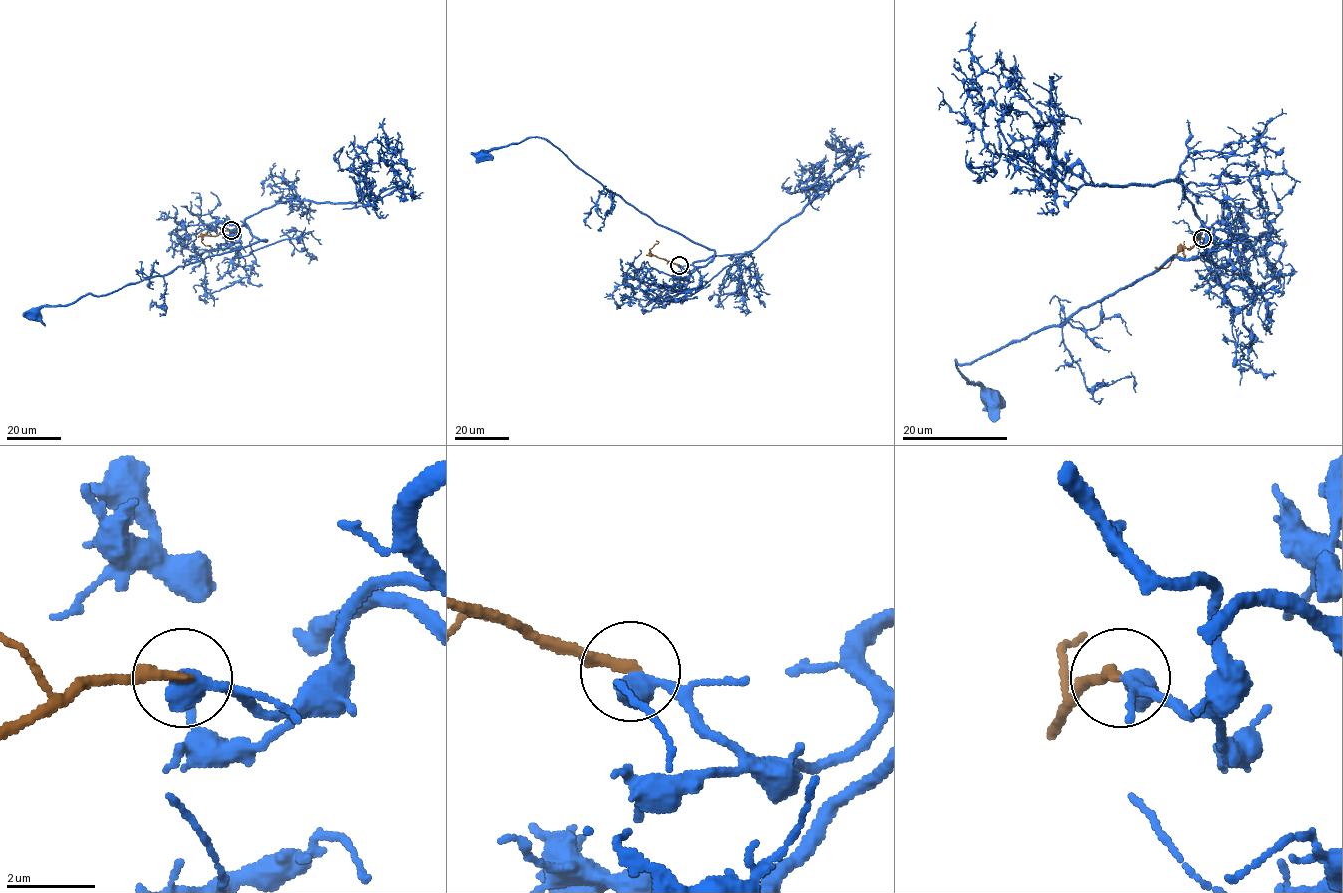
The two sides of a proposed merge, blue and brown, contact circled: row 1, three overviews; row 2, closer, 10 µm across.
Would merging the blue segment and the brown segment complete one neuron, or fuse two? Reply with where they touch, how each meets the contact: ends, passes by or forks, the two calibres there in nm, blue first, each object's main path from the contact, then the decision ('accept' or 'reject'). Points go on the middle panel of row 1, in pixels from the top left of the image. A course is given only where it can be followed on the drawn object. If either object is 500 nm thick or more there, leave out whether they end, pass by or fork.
(679, 265) | 550/240 nm | blue via (679, 265), (688, 271), (705, 266), (714, 251), (655, 223), (545, 139), (529, 137), (489, 149), (482, 156) | brown via (679, 265), (650, 252), (658, 242), (656, 240) | accept

